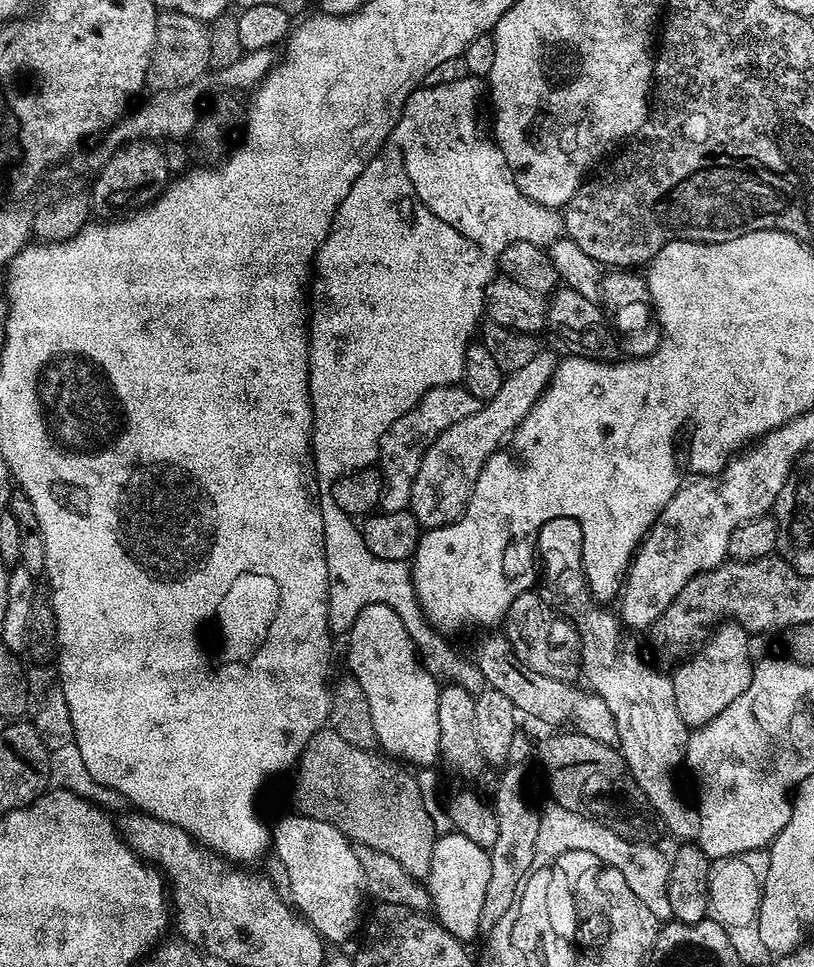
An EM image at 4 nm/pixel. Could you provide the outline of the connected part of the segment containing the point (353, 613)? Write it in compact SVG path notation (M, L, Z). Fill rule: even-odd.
M335 510L322 511L324 527L324 549L326 550L326 570L328 571L328 627L333 633L347 634L354 626L358 614L366 606L385 604L402 618L402 626L416 644L417 653L424 669L437 682L461 684L467 692L476 694L485 687L484 676L480 669L468 664L452 649L451 639L445 638L432 627L424 617L424 611L412 586L410 568L405 561L390 562L386 558L377 558L366 550L363 531L353 517Z

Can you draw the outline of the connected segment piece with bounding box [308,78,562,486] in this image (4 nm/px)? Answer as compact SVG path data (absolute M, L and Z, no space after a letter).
M463 78L449 84L434 85L432 87L420 86L415 92L411 92L404 103L404 109L400 111L400 120L394 126L394 130L388 136L388 141L380 148L379 152L398 152L402 174L408 178L408 196L416 196L424 206L432 210L432 218L420 226L414 232L406 234L406 228L402 228L402 218L396 218L396 188L392 184L378 184L378 157L369 162L366 170L358 174L358 178L350 186L346 198L338 206L336 216L332 220L330 230L322 242L322 246L316 251L314 267L310 272L310 319L308 321L308 397L312 400L312 462L314 476L324 486L331 485L333 480L342 478L348 472L358 472L377 463L380 454L380 440L386 434L386 430L402 414L410 411L420 399L432 388L441 388L447 384L455 384L464 379L464 355L470 341L473 339L472 331L476 328L480 316L485 315L484 291L486 286L497 275L500 256L497 252L470 252L470 258L456 258L452 252L438 252L438 244L432 242L432 230L440 224L436 218L436 212L444 214L444 222L452 220L460 232L468 232L476 244L480 240L504 240L507 244L513 244L519 240L525 240L531 244L551 246L562 236L562 216L559 211L551 208L542 208L530 198L526 198L518 190L518 186L512 181L506 162L502 158L500 149L496 147L495 139L490 138L490 128L480 121L480 115L486 112L486 104L480 99L486 96L486 88L479 79Z

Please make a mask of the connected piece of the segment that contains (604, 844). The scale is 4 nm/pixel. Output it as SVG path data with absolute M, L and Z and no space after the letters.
M553 803L551 807L540 812L537 838L539 851L534 854L534 862L548 862L552 866L558 866L562 854L570 854L575 850L590 853L594 862L600 862L604 858L616 865L624 864L624 860L632 860L632 856L656 856L660 849L655 843L644 844L648 842L637 842L627 836L614 834L614 830L605 824L590 820L585 815L574 814L558 803Z

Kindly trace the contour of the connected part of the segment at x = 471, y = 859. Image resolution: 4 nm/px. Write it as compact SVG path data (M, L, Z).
M457 831L446 833L437 839L426 877L426 887L432 898L431 911L435 919L439 920L447 932L454 934L454 938L471 942L476 935L481 935L480 919L490 876L491 858L488 850L470 842Z

